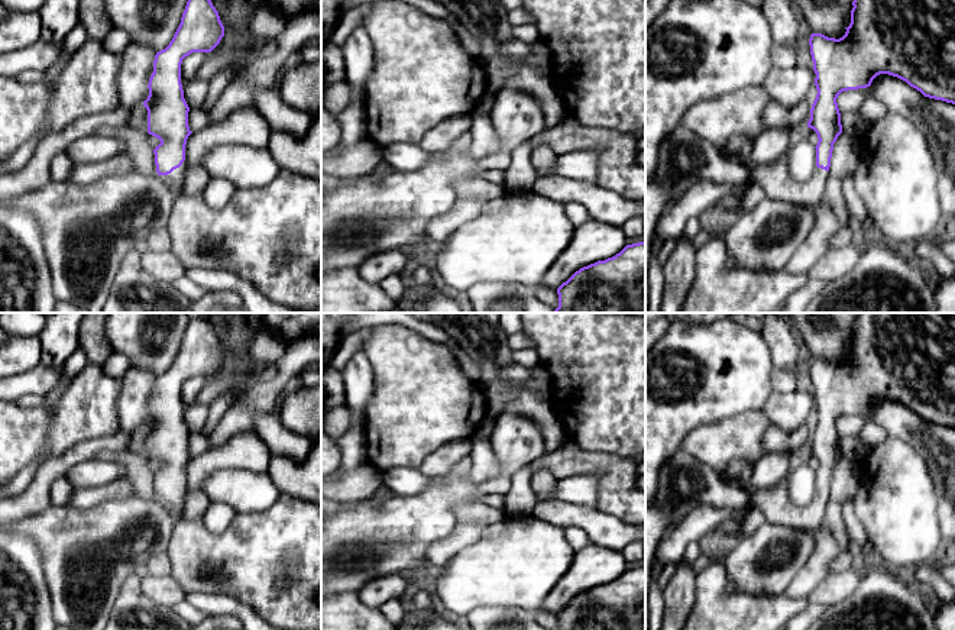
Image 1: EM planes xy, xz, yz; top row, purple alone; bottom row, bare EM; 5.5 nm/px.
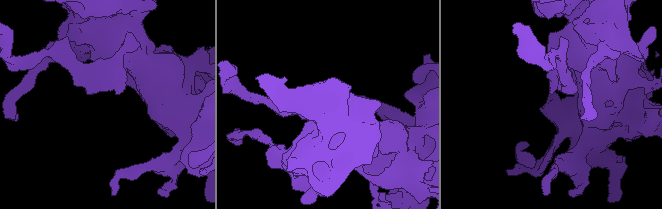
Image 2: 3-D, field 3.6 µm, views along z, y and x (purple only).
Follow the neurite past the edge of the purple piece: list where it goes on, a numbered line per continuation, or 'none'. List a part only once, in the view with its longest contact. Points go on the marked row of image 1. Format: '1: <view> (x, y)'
1: xy (174, 181)

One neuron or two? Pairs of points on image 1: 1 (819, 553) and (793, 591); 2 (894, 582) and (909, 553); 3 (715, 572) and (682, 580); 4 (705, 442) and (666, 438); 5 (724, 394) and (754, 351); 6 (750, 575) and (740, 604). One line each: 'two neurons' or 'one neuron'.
1: one neuron
2: two neurons
3: two neurons
4: two neurons
5: one neuron
6: two neurons

